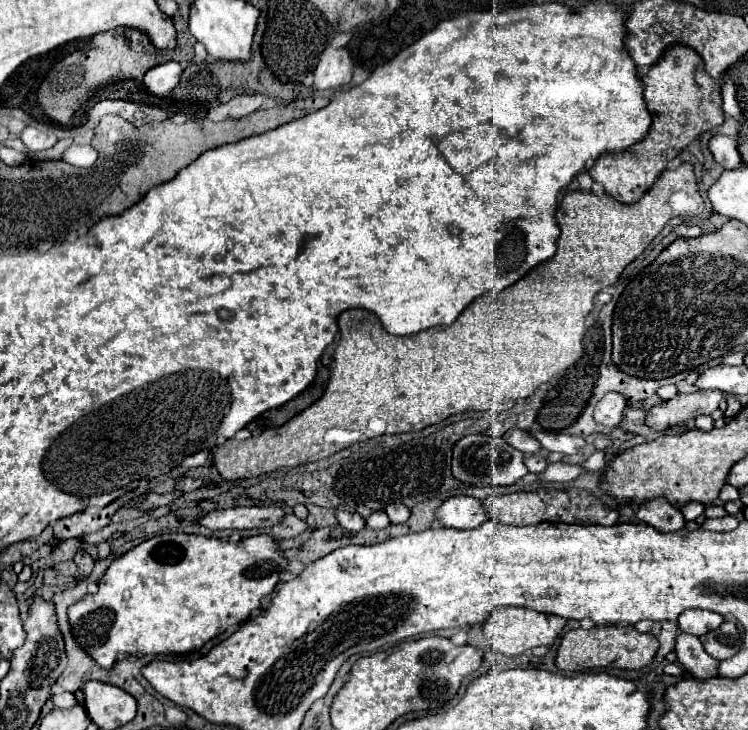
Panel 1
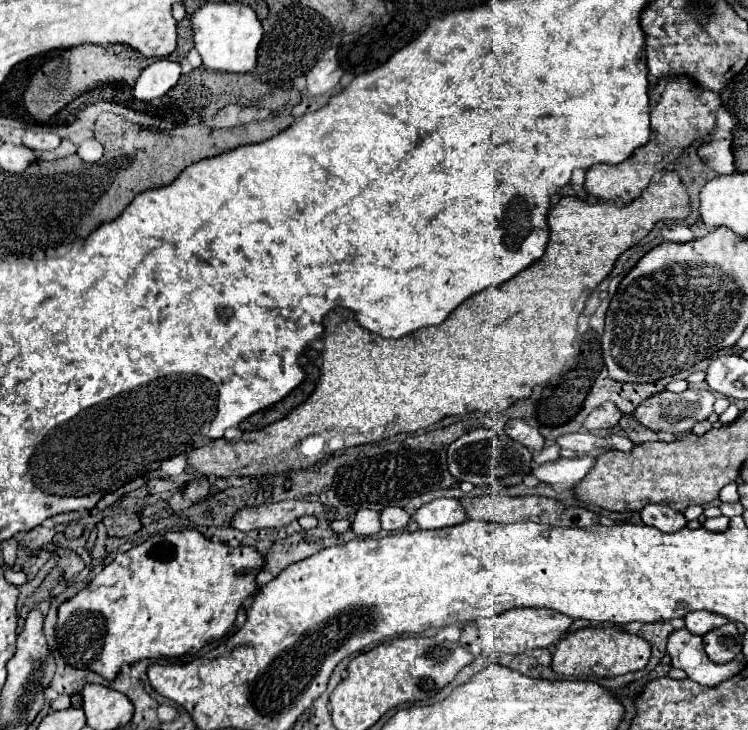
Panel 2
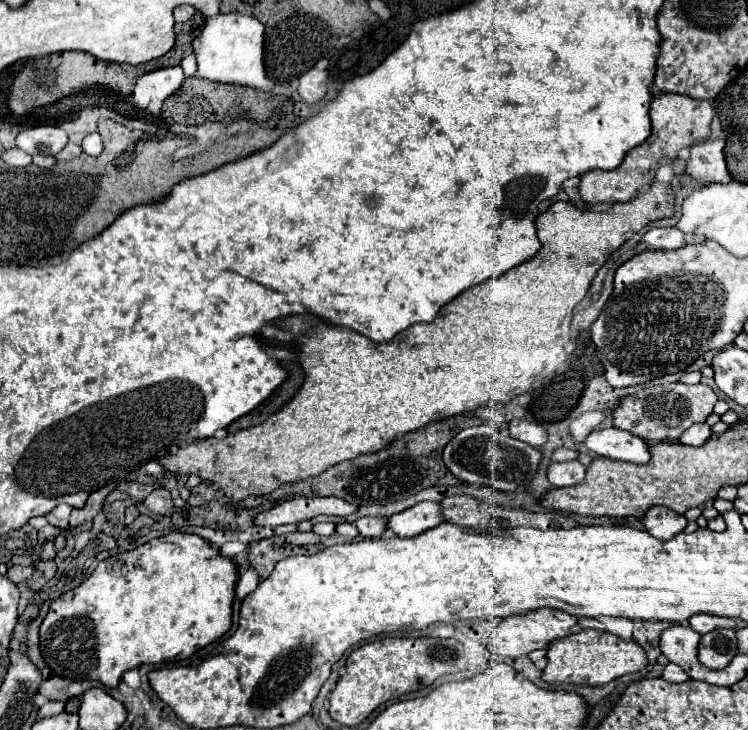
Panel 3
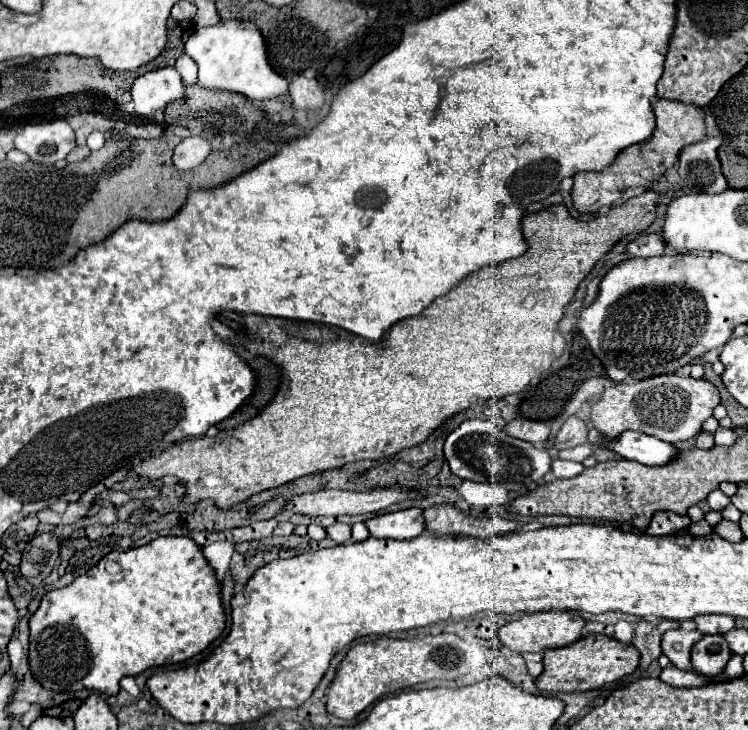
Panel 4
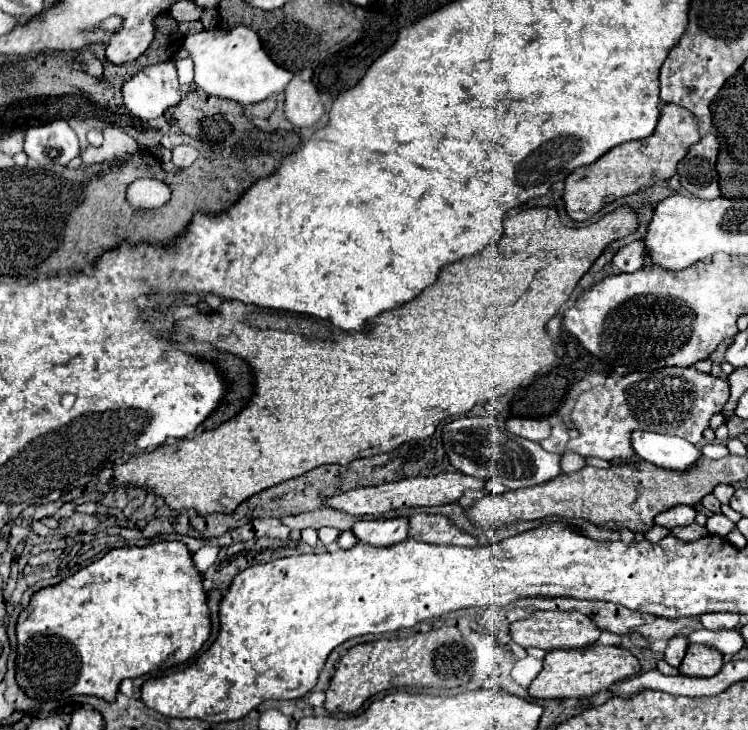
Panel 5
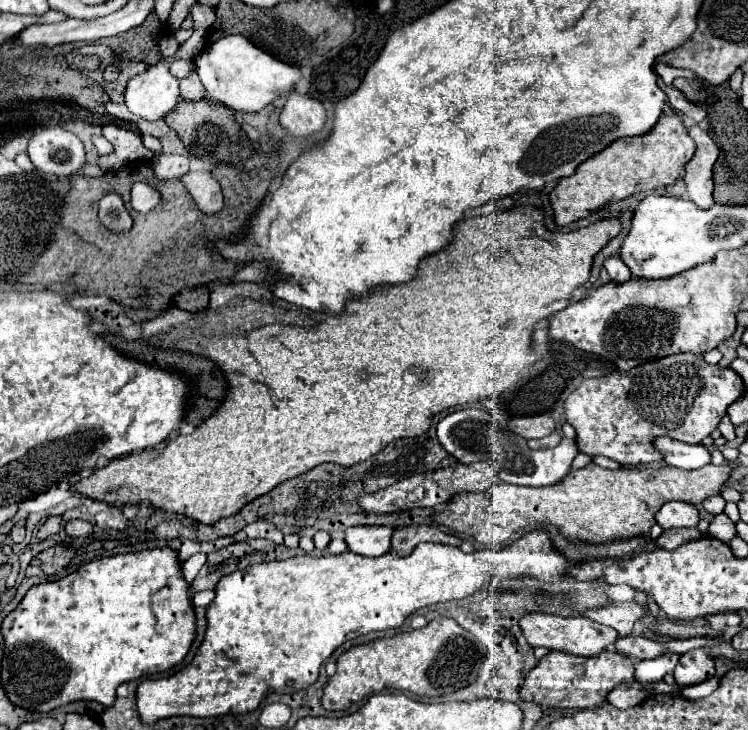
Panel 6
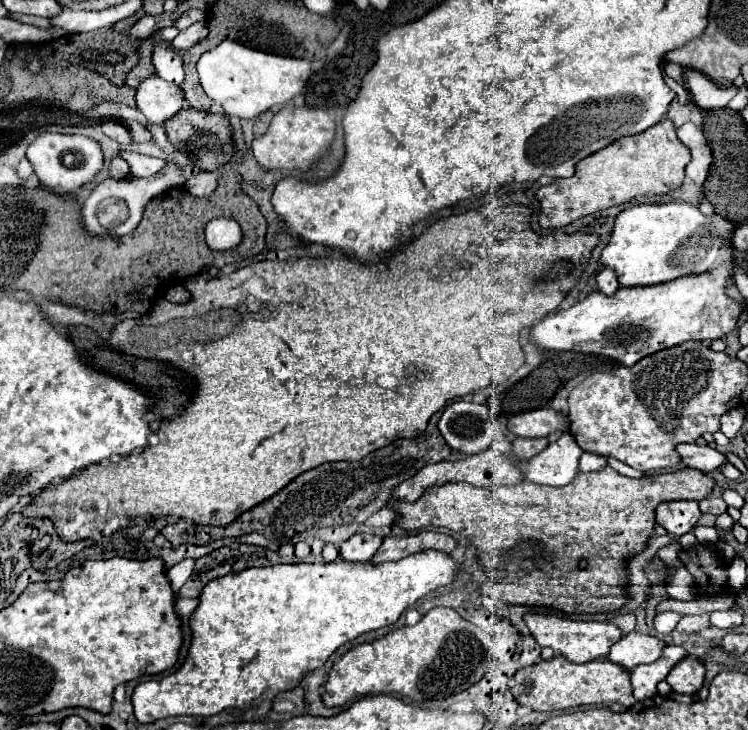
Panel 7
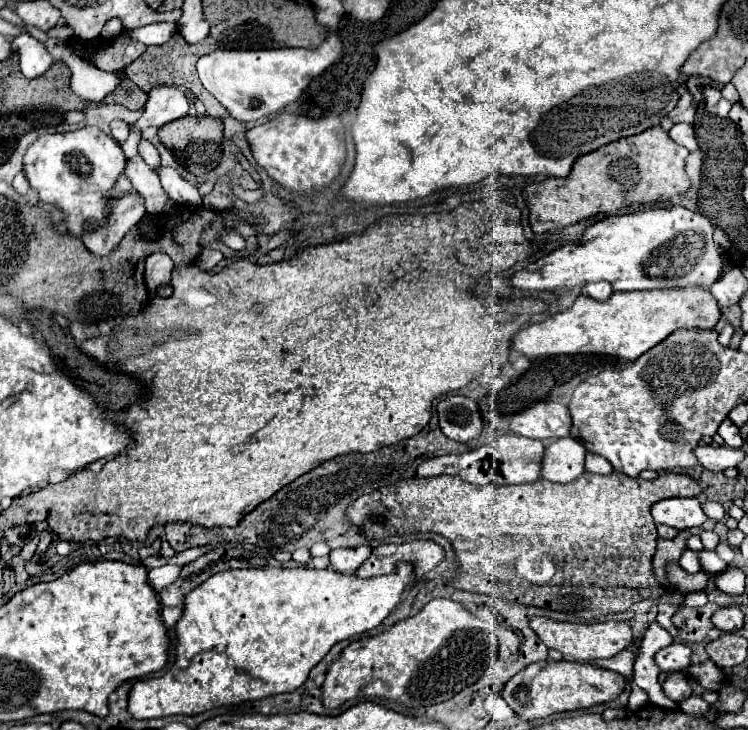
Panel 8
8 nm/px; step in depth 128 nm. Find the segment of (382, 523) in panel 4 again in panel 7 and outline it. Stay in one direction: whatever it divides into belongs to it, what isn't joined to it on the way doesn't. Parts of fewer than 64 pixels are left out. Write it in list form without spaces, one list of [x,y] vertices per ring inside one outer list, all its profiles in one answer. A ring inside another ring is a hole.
[[[354,534],[340,546],[340,556],[350,562],[368,562],[378,552],[382,540],[376,534]]]

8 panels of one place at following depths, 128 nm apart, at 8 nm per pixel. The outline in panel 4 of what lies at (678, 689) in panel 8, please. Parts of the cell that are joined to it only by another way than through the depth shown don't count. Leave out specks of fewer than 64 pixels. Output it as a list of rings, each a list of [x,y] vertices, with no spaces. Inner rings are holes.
[[[708,634],[692,648],[692,666],[698,674],[712,678],[726,668],[730,656],[732,650],[722,634]]]

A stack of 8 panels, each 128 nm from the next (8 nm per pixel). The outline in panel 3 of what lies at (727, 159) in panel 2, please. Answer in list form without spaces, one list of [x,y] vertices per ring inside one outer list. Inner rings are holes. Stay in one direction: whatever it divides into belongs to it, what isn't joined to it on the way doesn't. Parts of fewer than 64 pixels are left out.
[[[706,140],[690,148],[686,172],[700,182],[730,182],[732,176],[724,158],[724,140]]]

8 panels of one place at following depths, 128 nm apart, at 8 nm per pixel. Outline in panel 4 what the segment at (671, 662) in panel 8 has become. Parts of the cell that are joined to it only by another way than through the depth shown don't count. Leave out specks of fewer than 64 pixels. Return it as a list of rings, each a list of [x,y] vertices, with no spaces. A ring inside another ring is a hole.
[[[682,628],[678,630],[668,630],[664,636],[662,636],[662,652],[670,658],[670,662],[674,666],[678,666],[680,670],[690,670],[694,672],[692,668],[692,660],[690,660],[690,650],[692,646],[698,642],[700,638],[700,632],[686,632]]]

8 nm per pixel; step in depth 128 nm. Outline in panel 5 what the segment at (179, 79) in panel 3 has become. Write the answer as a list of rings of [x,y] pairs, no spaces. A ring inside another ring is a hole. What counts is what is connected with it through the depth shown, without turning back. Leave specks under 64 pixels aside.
[[[174,60],[140,70],[122,88],[124,106],[140,120],[162,116],[182,98]]]

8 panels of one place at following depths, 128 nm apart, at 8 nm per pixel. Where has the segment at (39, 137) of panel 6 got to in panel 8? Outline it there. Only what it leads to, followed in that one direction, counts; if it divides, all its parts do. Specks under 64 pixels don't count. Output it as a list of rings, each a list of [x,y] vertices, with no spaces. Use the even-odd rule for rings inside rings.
[[[84,126],[66,134],[44,134],[24,154],[24,174],[30,186],[38,192],[42,204],[56,204],[64,210],[68,232],[74,236],[82,236],[88,222],[104,224],[110,210],[104,194],[114,186],[124,166],[120,144],[98,126]]]

